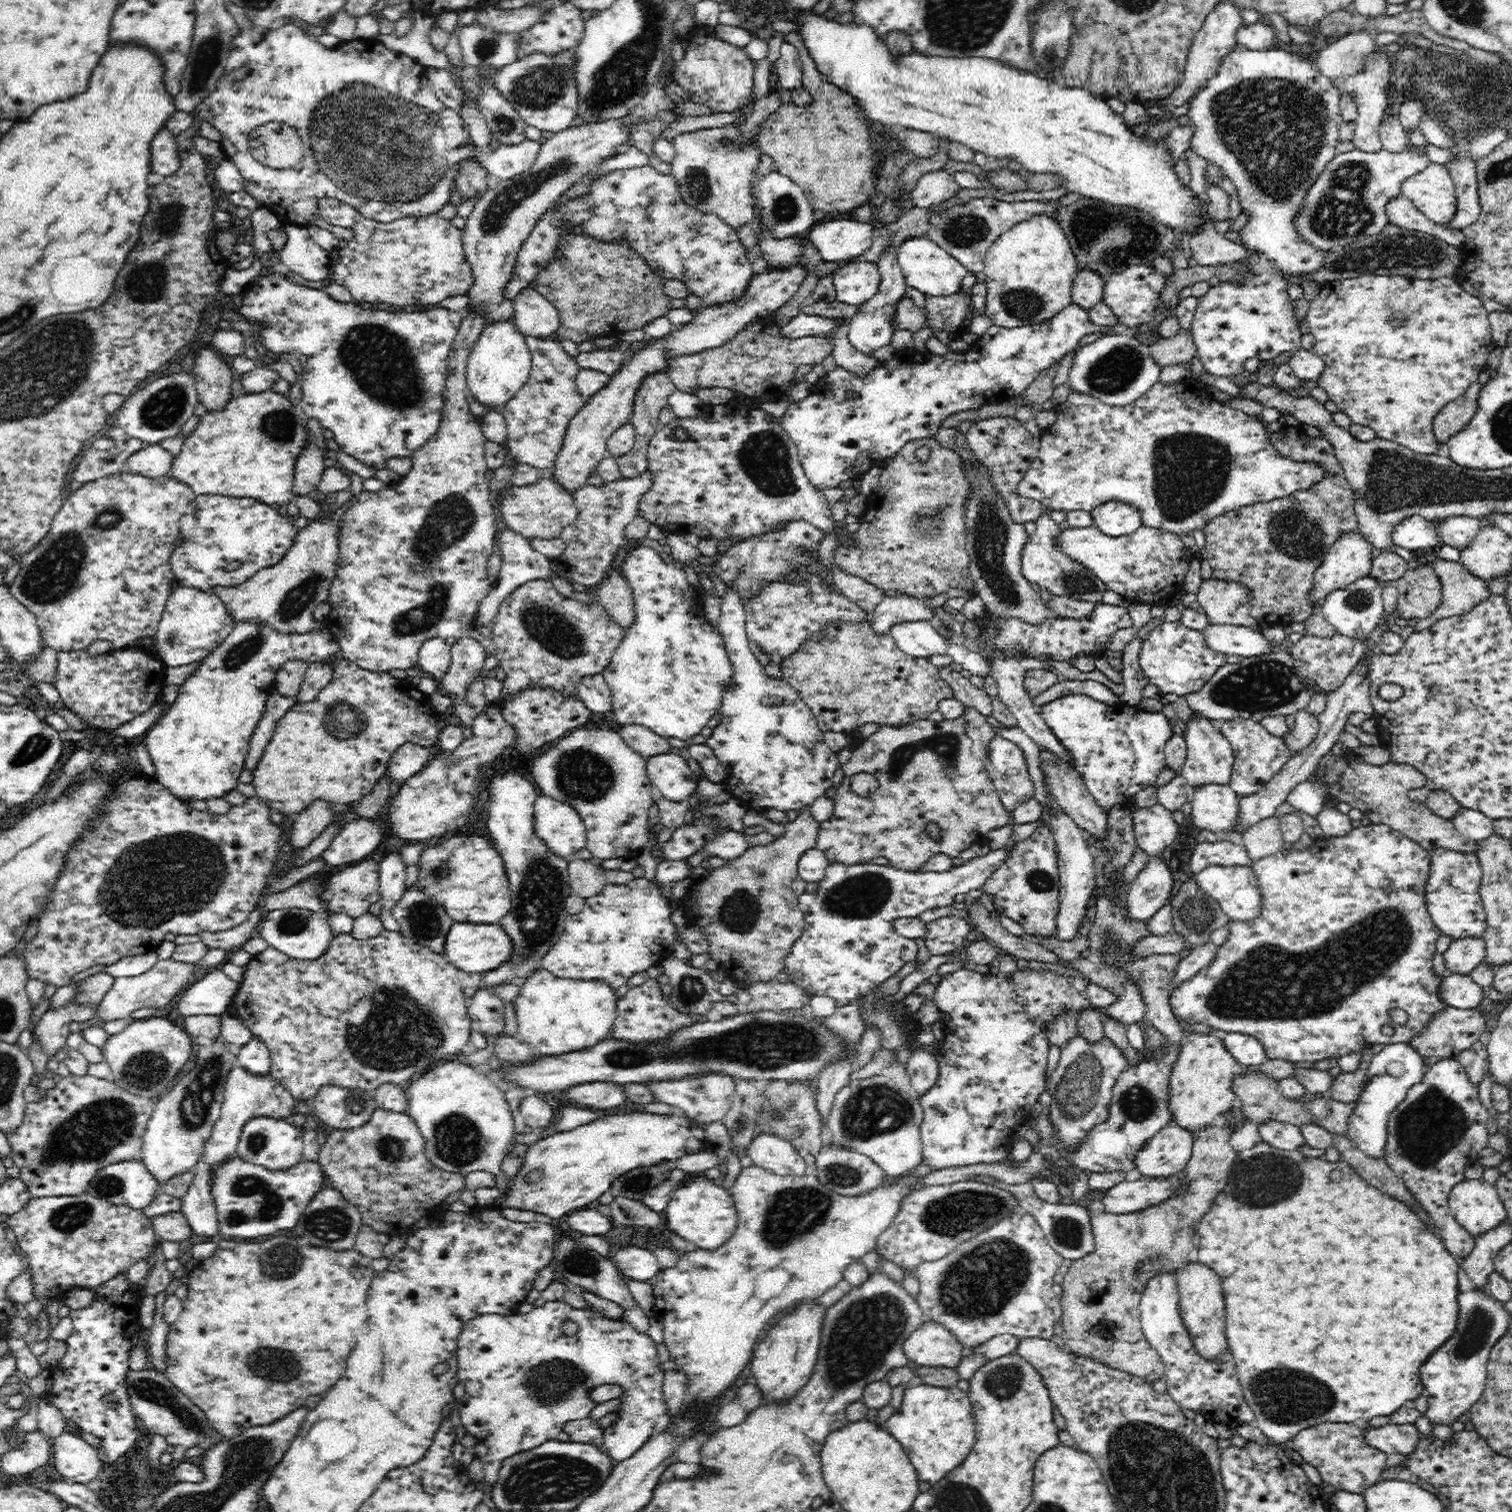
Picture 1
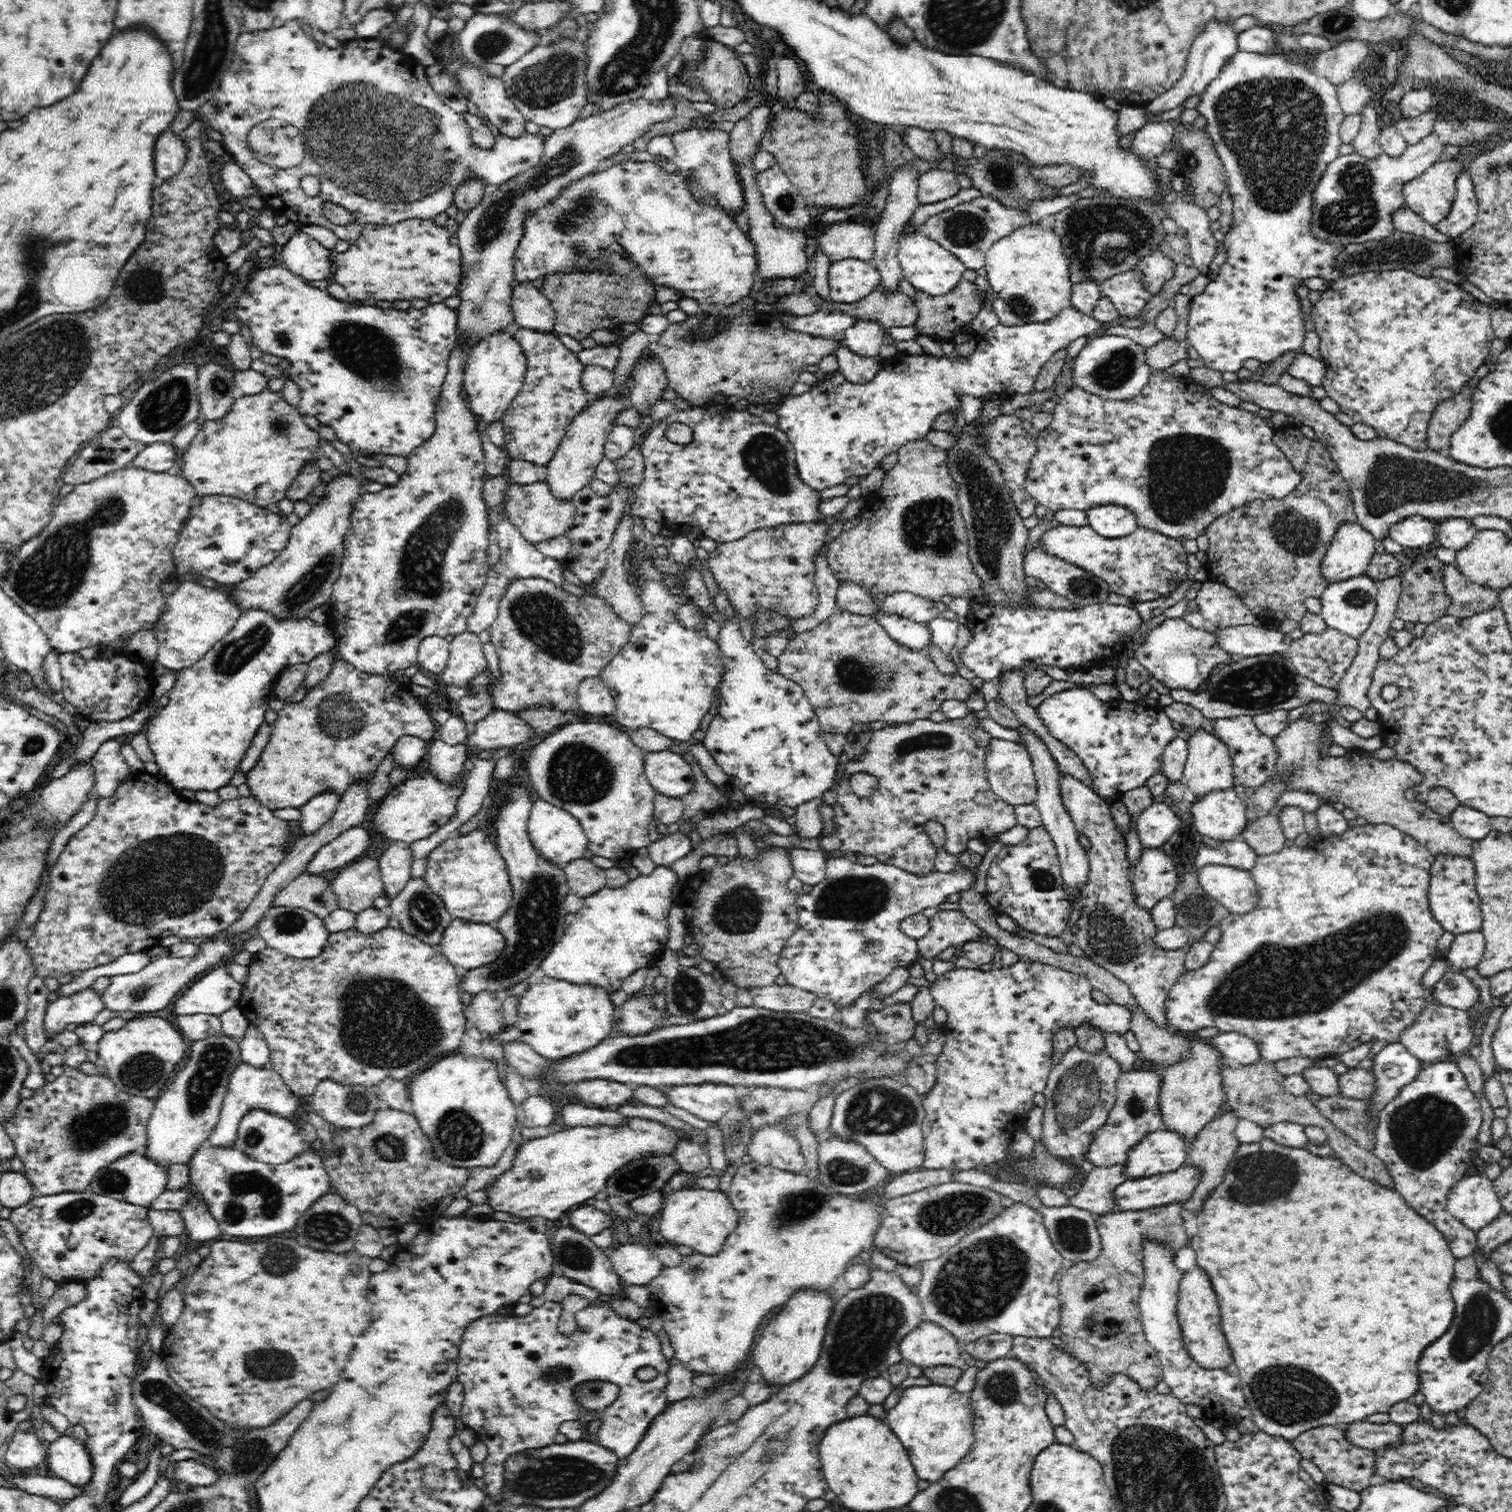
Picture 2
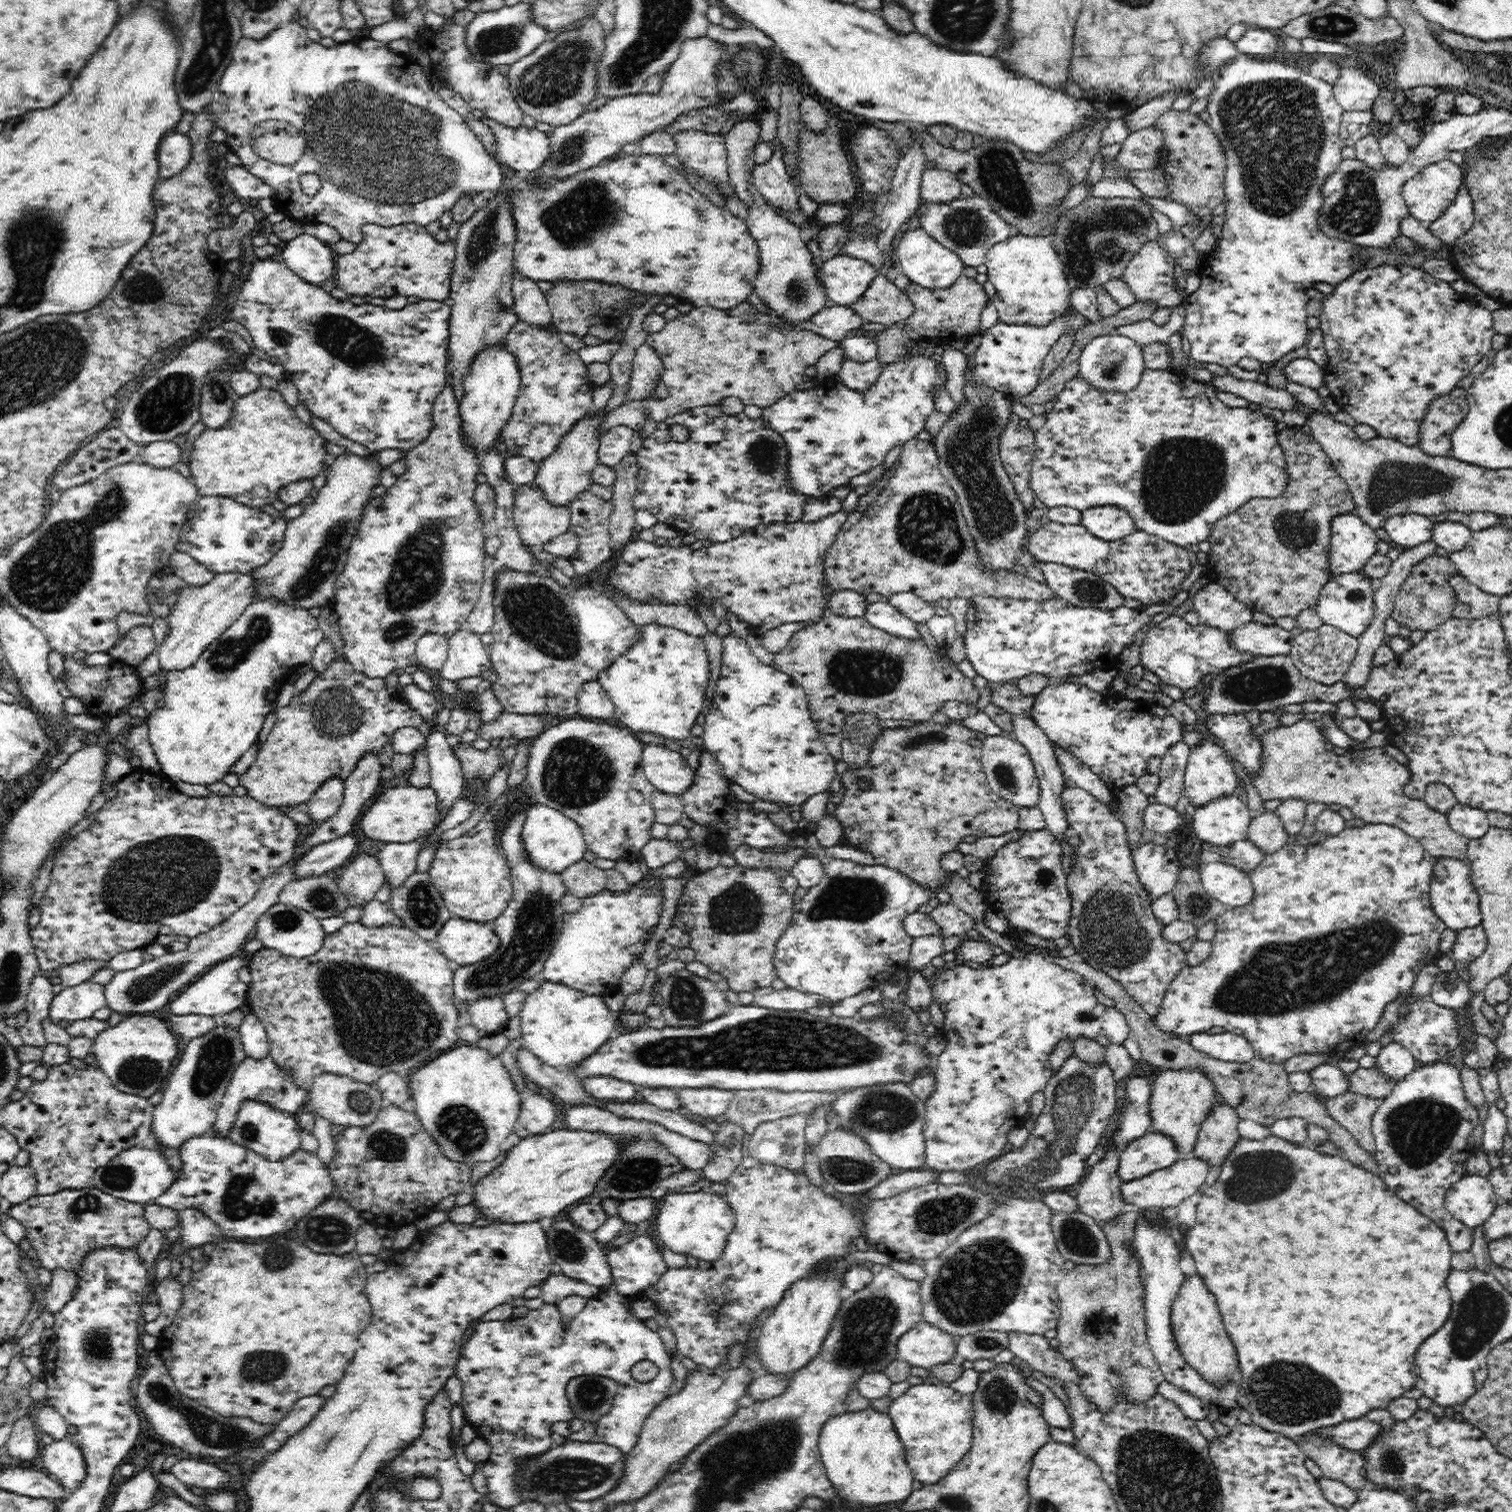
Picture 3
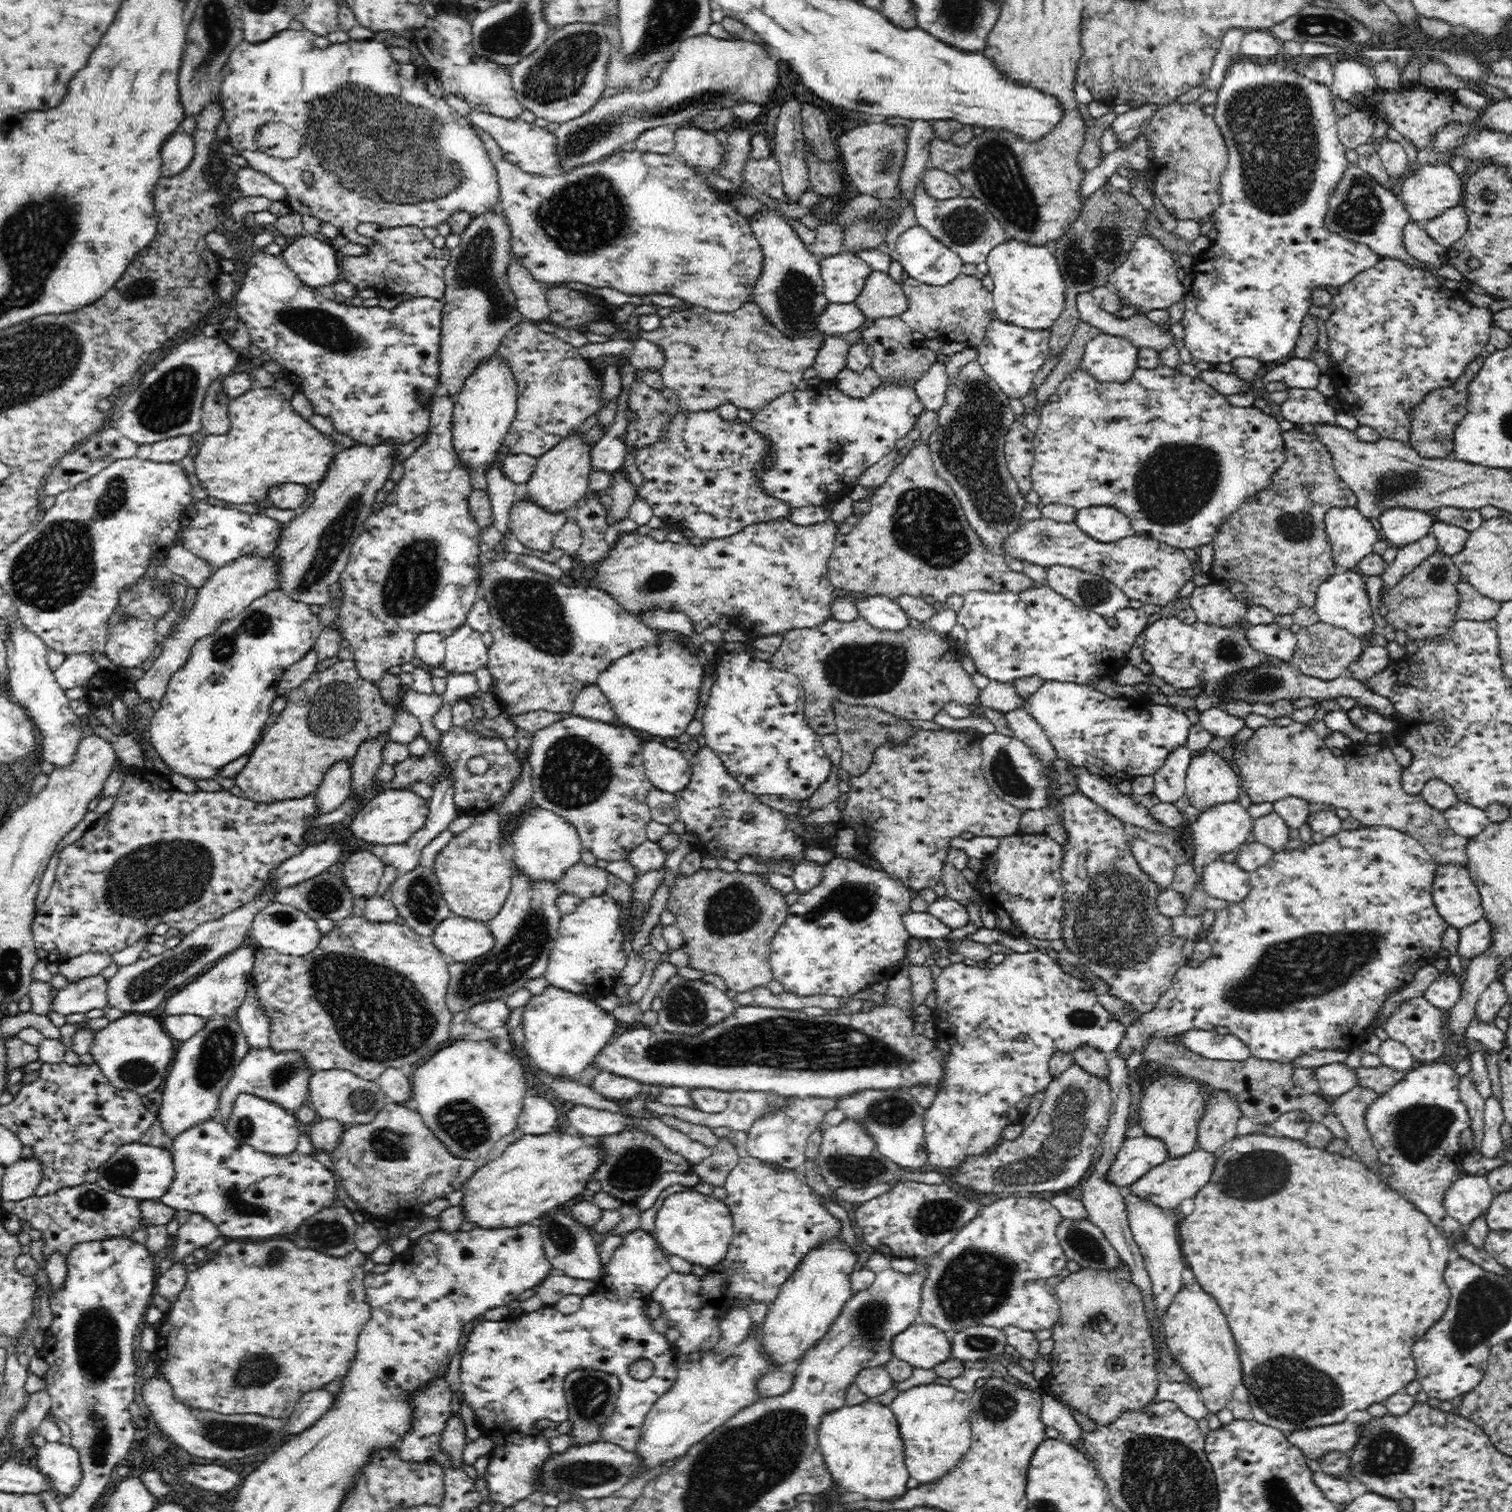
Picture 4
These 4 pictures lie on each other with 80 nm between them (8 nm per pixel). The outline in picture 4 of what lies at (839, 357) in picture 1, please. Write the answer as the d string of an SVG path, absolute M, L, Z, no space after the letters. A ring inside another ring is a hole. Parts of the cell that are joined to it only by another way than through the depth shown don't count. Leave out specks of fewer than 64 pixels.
M868 365L862 372L852 371L846 366L839 372L833 382L845 395L854 398L866 398L871 395L875 388L881 385L879 373L872 369L872 365Z

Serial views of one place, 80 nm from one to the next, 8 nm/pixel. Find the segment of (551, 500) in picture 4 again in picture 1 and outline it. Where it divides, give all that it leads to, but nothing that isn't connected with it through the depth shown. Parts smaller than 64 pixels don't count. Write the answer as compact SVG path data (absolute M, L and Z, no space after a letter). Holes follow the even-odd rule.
M796 263L787 269L754 273L747 291L736 299L736 302L702 308L696 312L690 323L682 325L663 339L652 339L652 342L629 355L625 363L610 376L609 381L596 394L586 399L585 406L576 413L576 418L570 420L563 448L555 460L556 466L553 466L552 478L556 478L556 483L573 493L586 485L586 480L601 460L611 457L607 440L620 426L631 422L636 390L648 374L667 372L666 360L670 360L670 356L718 348L731 340L739 329L746 328L746 324L751 321L773 317L775 312L798 292L804 278L806 269L802 263Z

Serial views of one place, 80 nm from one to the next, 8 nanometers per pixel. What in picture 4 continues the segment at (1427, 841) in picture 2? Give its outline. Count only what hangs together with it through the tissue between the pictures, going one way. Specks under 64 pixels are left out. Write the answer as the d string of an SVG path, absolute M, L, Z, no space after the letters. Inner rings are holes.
M1294 722L1293 724L1290 724L1290 726L1274 725L1258 728L1258 730L1254 732L1254 735L1249 740L1234 745L1233 748L1233 756L1237 760L1237 763L1235 764L1235 769L1237 770L1238 776L1240 776L1242 779L1242 784L1244 789L1246 790L1246 794L1250 797L1252 803L1254 804L1261 804L1265 802L1274 804L1278 800L1287 797L1300 798L1304 801L1307 801L1309 804L1332 804L1332 806L1336 806L1337 809L1346 808L1346 810L1349 810L1349 814L1352 816L1352 818L1356 818L1356 820L1359 820L1361 826L1369 827L1384 825L1399 830L1400 832L1406 833L1408 836L1414 837L1415 839L1418 839L1418 842L1430 853L1431 858L1434 859L1434 862L1436 862L1436 864L1438 864L1439 866L1446 866L1449 864L1466 866L1467 862L1469 861L1466 854L1468 839L1466 837L1459 836L1450 828L1450 825L1447 823L1446 817L1443 815L1443 811L1432 808L1424 801L1424 798L1421 795L1405 792L1402 781L1402 772L1404 770L1404 767L1397 761L1397 758L1393 755L1393 752L1383 743L1374 746L1368 746L1368 748L1370 748L1370 750L1368 750L1368 756L1358 756L1358 754L1354 754L1354 756L1344 756L1344 758L1340 760L1338 756L1332 754L1330 748L1326 746L1324 739L1320 738L1320 736L1318 736L1318 734L1316 734L1316 732L1312 730L1312 723L1300 724L1300 722Z

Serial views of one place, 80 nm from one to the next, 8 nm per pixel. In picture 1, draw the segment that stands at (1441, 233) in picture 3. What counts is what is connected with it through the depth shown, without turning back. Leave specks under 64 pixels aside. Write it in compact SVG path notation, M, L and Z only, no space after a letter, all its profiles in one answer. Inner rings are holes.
M1472 157L1452 159L1444 164L1450 170L1457 197L1455 218L1446 224L1450 230L1463 230L1469 224L1479 220L1481 205L1479 204L1477 160Z

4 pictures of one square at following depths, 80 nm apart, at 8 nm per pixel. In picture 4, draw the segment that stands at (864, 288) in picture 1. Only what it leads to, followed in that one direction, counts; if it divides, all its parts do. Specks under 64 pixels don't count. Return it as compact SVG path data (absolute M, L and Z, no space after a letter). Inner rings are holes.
M841 252L819 261L829 303L849 304L861 295L872 269L857 255Z

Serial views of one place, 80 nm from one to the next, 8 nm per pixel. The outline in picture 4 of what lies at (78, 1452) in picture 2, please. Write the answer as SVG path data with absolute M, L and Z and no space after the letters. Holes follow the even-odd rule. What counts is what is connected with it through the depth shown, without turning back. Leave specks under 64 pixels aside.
M67 1440L47 1442L37 1451L38 1470L48 1476L56 1494L68 1495L76 1490L82 1480L78 1451Z

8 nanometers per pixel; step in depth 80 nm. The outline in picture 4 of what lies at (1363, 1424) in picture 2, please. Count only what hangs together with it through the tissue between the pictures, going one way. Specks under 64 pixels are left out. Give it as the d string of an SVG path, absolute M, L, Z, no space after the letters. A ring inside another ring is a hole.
M1350 1421L1294 1430L1286 1434L1286 1439L1312 1460L1319 1460L1328 1451L1348 1453L1357 1437L1358 1427Z

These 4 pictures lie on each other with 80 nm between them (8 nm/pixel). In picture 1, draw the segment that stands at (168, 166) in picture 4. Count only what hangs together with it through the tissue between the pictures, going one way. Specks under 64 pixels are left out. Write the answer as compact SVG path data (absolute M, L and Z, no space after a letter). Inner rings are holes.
M161 128L152 140L152 173L170 177L180 168L177 137L169 129Z

